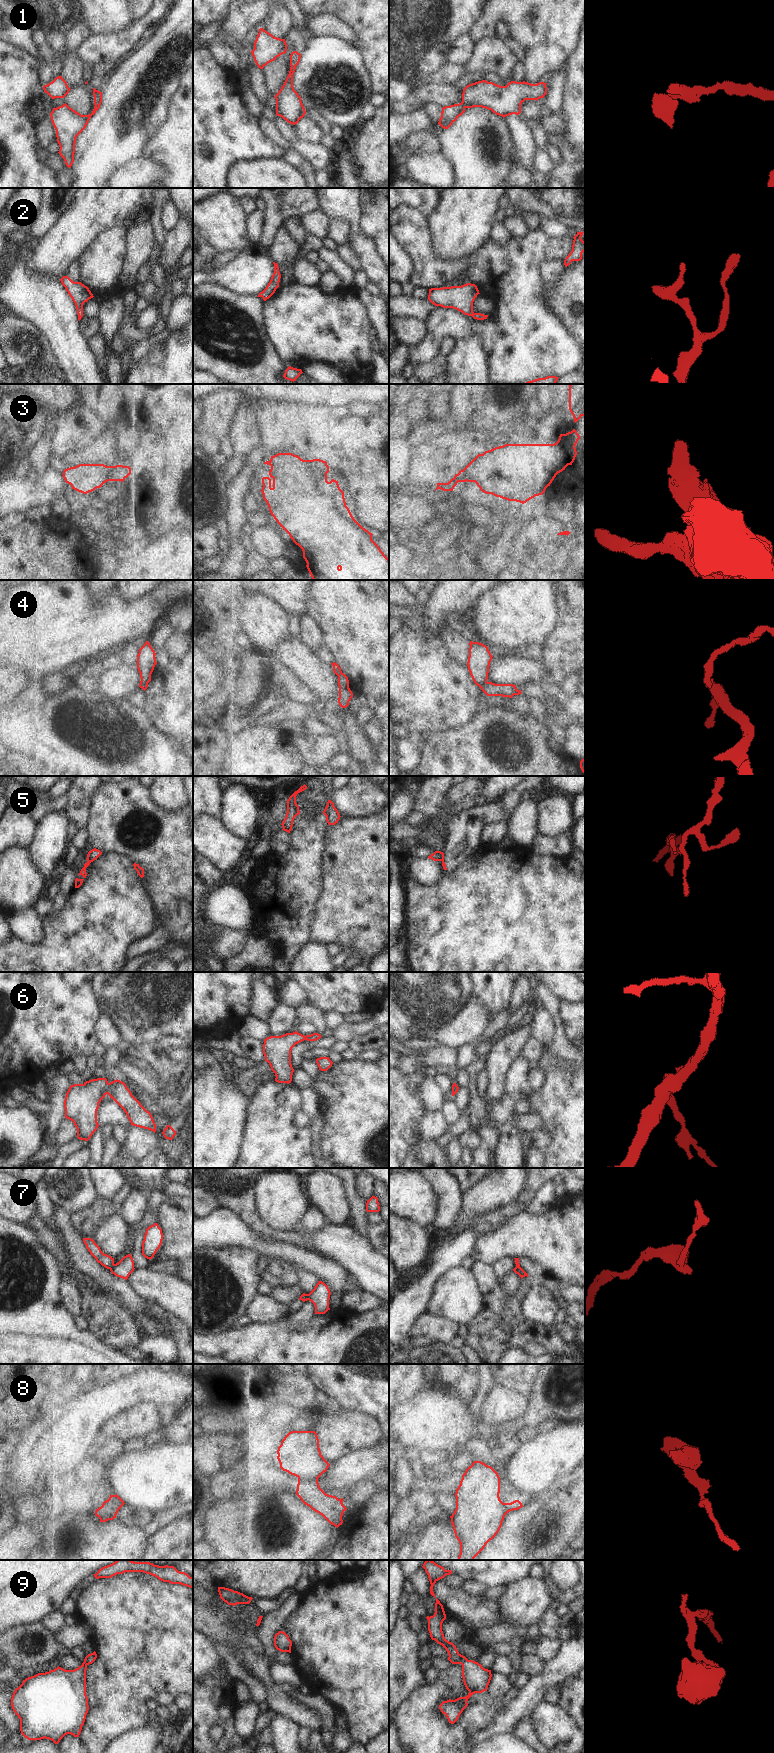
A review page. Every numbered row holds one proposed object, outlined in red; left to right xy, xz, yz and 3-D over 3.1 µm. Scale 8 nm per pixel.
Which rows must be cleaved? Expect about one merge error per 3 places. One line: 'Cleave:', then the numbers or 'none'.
Cleave: 4, 5, 7, 8

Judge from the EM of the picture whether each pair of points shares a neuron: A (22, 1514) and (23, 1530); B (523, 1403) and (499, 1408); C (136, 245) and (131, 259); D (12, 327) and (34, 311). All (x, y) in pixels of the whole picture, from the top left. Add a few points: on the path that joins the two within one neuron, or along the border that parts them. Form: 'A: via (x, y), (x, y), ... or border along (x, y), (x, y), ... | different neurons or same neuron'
A: border along (27, 1521), (14, 1524) | different neurons
B: via (517, 1405), (505, 1406) | same neuron
C: via (136, 248), (134, 256) | same neuron
D: border along (10, 313), (31, 321), (43, 332) | different neurons

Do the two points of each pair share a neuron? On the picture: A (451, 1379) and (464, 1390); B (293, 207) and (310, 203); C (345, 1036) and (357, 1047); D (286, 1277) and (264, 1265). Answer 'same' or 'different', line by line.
A: different
B: same
C: different
D: same

